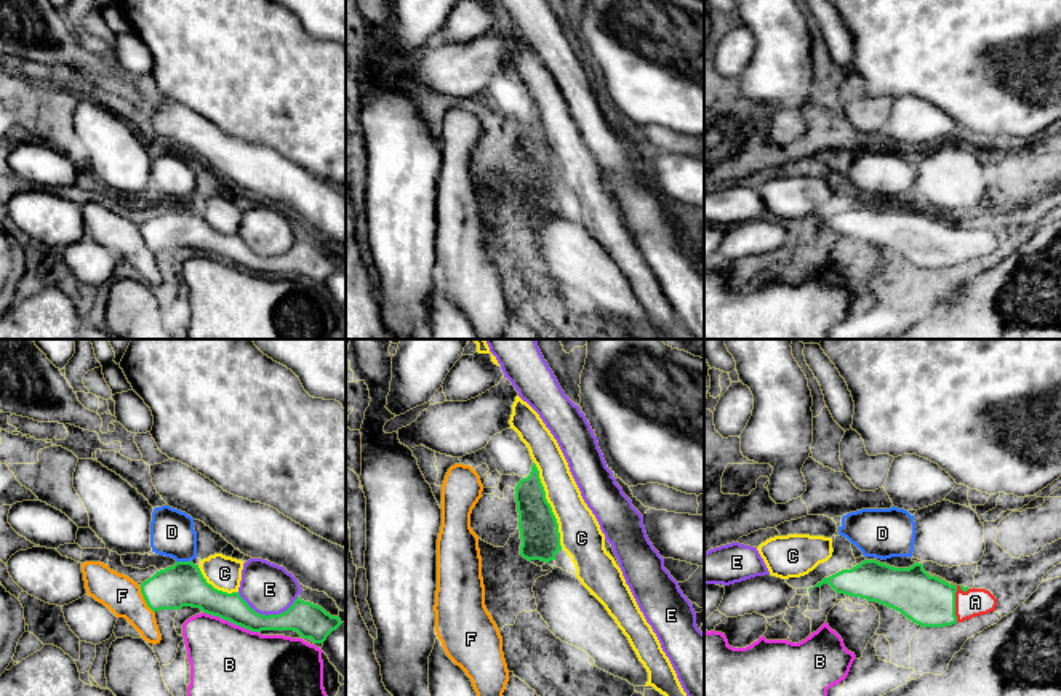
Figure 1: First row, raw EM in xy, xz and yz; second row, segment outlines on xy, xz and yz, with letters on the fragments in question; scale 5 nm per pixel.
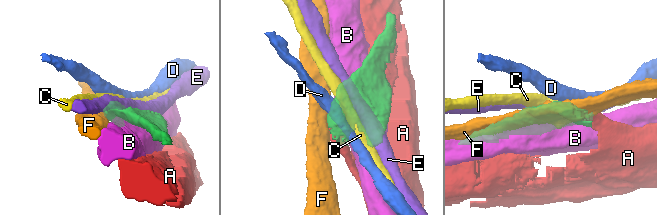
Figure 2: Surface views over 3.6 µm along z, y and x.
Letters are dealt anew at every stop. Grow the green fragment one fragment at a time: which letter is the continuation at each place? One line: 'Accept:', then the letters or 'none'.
Accept: A

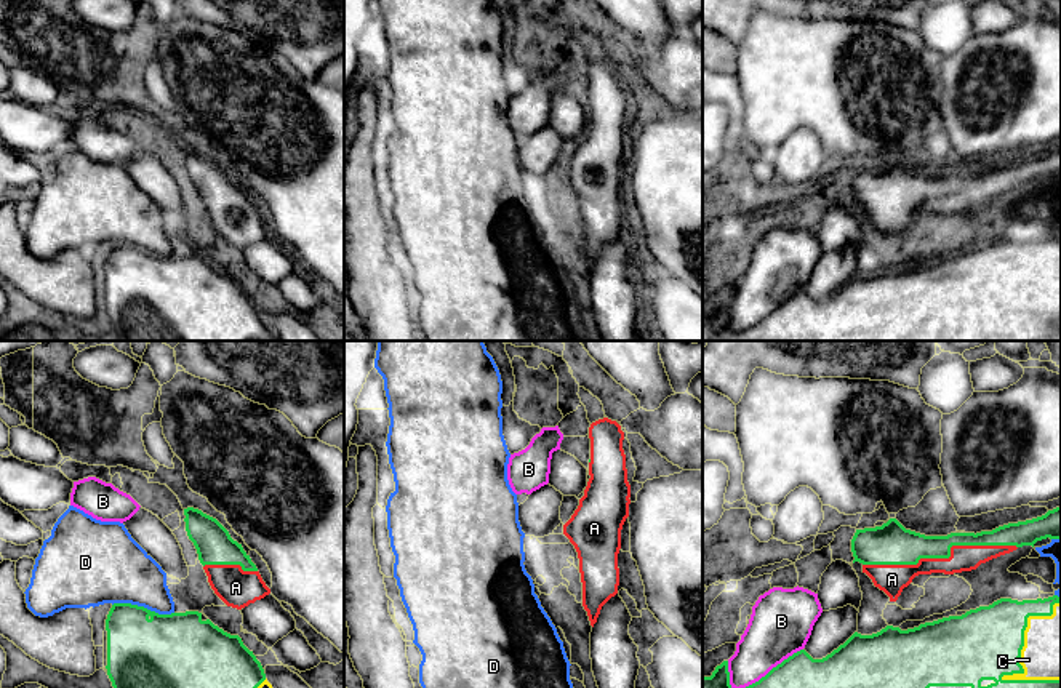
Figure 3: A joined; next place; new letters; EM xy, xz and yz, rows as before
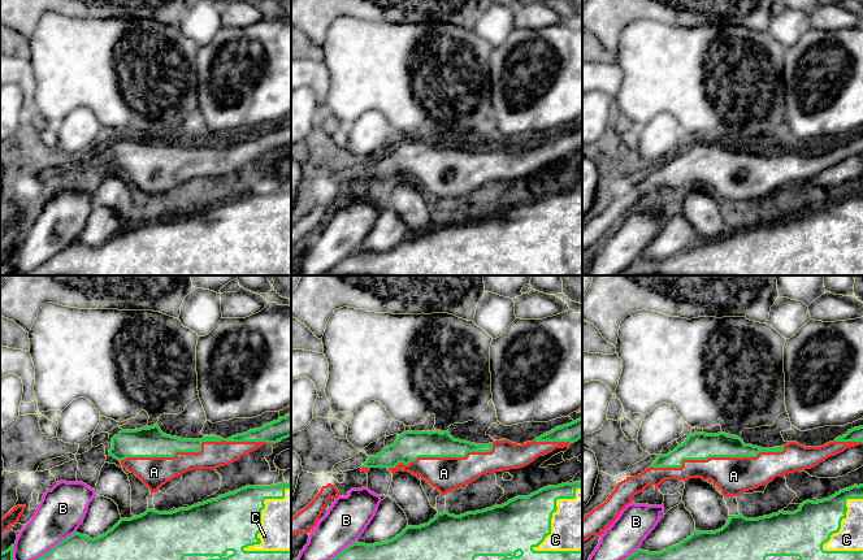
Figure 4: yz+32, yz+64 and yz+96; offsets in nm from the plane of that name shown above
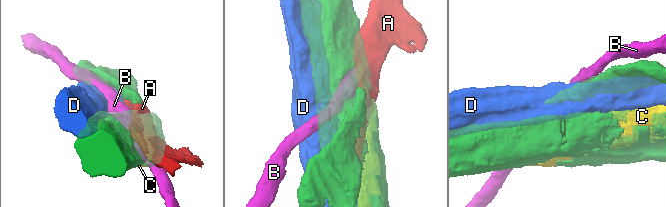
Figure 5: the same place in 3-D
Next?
Accept: A, C

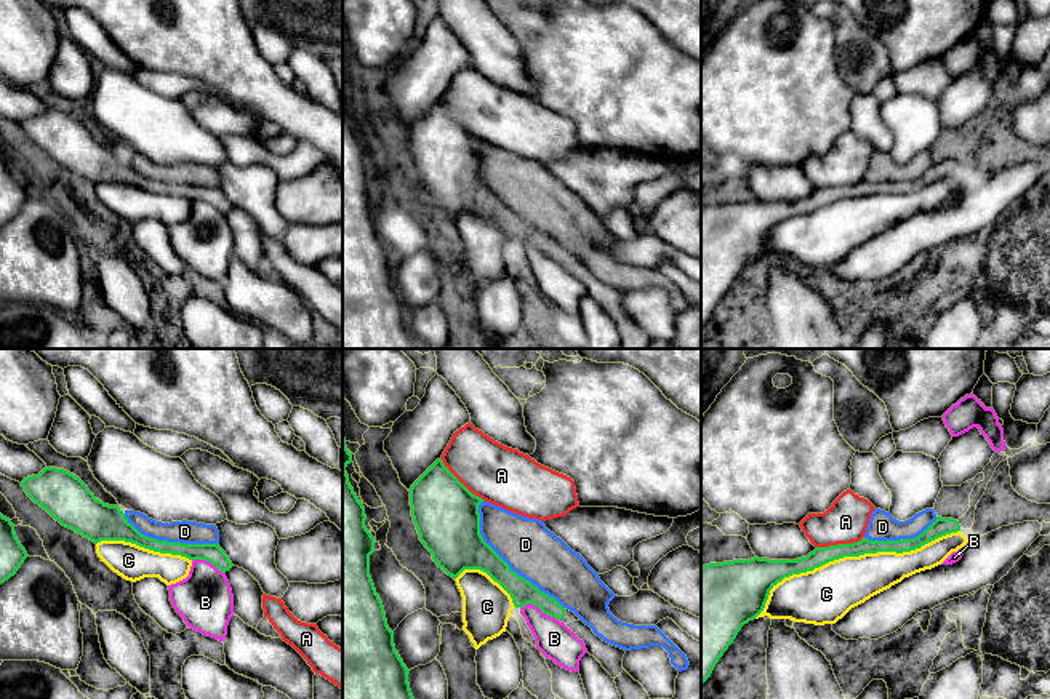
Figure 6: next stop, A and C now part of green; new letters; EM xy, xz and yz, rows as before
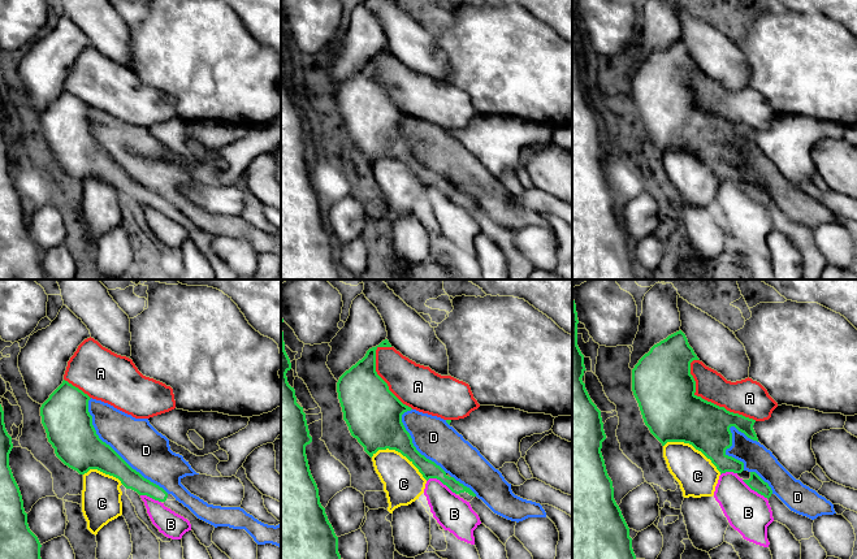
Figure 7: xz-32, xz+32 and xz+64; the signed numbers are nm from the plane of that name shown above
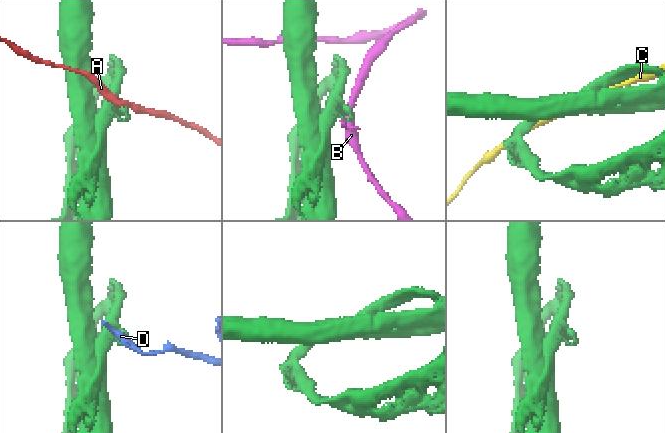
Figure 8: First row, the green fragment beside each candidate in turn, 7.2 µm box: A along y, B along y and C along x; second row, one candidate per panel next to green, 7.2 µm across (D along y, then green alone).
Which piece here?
Accept: none

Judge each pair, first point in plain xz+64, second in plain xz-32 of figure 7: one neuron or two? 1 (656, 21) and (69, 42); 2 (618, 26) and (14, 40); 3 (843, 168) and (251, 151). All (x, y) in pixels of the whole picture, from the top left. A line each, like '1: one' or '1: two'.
1: one
2: one
3: two

